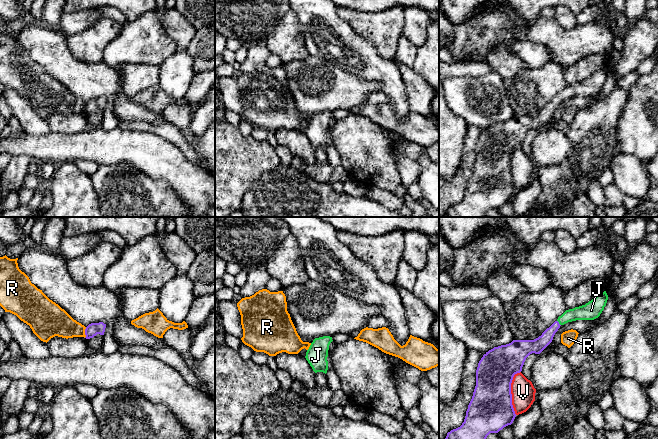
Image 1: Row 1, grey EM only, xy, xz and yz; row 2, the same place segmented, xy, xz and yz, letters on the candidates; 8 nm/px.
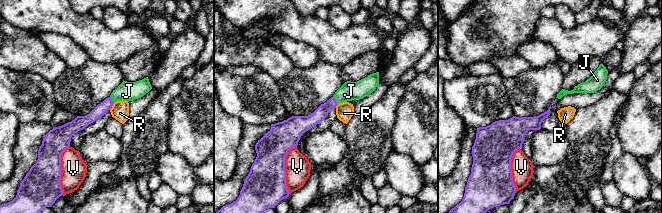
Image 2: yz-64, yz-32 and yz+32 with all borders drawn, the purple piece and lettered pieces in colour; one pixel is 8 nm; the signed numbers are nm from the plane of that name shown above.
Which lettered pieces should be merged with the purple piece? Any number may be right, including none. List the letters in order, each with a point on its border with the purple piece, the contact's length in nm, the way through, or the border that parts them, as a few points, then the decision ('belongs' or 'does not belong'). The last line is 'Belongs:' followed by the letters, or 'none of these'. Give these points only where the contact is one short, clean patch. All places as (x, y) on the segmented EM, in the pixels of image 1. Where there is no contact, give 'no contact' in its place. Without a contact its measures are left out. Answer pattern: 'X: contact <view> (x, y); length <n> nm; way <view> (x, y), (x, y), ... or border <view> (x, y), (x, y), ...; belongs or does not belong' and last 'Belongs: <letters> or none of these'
J: contact yz (558, 323); length 50 nm; way yz (537, 345), (558, 323), (569, 315), (585, 312); belongs
R: contact xy (85, 332); length 90 nm; border xy (86, 327), (84, 337); does not belong
V: contact yz (510, 392); length 360 nm; does not belong
Belongs: J

